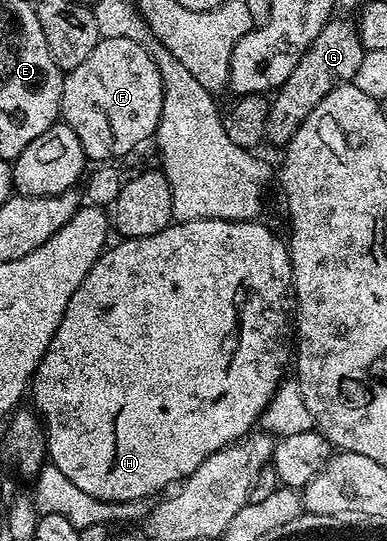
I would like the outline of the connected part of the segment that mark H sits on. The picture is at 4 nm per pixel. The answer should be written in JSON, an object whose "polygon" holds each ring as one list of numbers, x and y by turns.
{"polygon":[[182,220,170,224,168,228,159,230,159,234,151,234,147,238,122,239,117,242,121,244,115,245,113,249,110,247,108,250,102,251,101,256,91,266,87,278,83,278,79,290,75,290,75,294,71,294,71,302,67,302,67,310,63,314,63,322,59,322,59,330,55,330,55,338,51,338,51,346,47,346,47,354,43,354,43,358,37,367,37,373,32,378,31,396,33,392,34,404,32,404,32,407,37,415,41,417,41,422,45,429,45,446,48,459,56,468,63,470,63,474,67,474,67,478,71,478,71,482,75,482,75,486,79,486,79,490,83,490,86,494,91,494,91,498,122,504,128,500,148,500,156,497,156,492,163,491,168,484,174,483,173,485,176,485,178,482,185,480,186,477,192,475,205,459,210,458,217,451,223,450,229,444,236,443,242,437,246,437,254,431,255,425,265,413,265,407,273,400,273,395,277,393,277,388,286,375,285,363,288,360,290,363,291,360,291,348,290,345,289,348,285,345,285,339,288,336,290,339,291,336,290,312,291,293,293,291,293,267,289,261,289,250,286,241,282,237,280,240,279,237,273,236,272,230,261,223,257,220]]}

